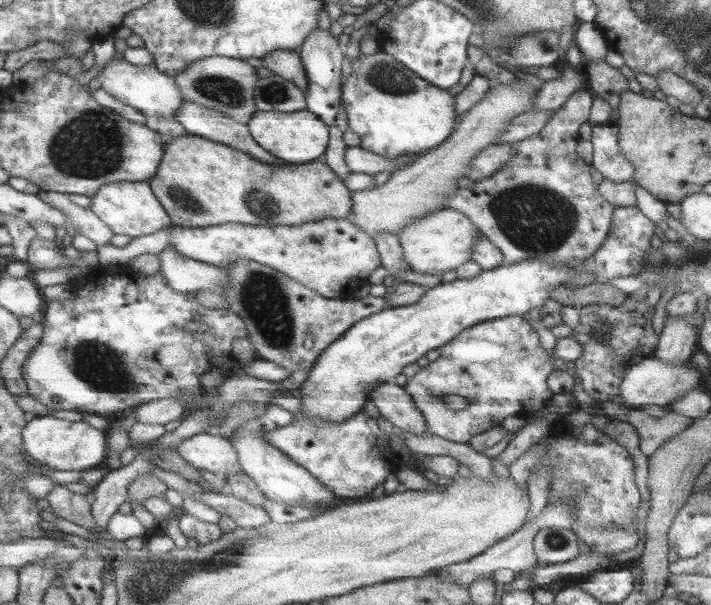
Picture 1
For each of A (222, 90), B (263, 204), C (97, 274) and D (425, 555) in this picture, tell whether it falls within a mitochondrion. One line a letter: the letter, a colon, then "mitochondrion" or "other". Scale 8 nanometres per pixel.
A: mitochondrion
B: mitochondrion
C: other
D: other

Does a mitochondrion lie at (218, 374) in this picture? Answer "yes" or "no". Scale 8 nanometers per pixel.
no

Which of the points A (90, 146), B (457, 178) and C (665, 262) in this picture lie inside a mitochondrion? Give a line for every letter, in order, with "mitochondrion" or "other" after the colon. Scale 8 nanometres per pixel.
A: mitochondrion
B: other
C: mitochondrion

